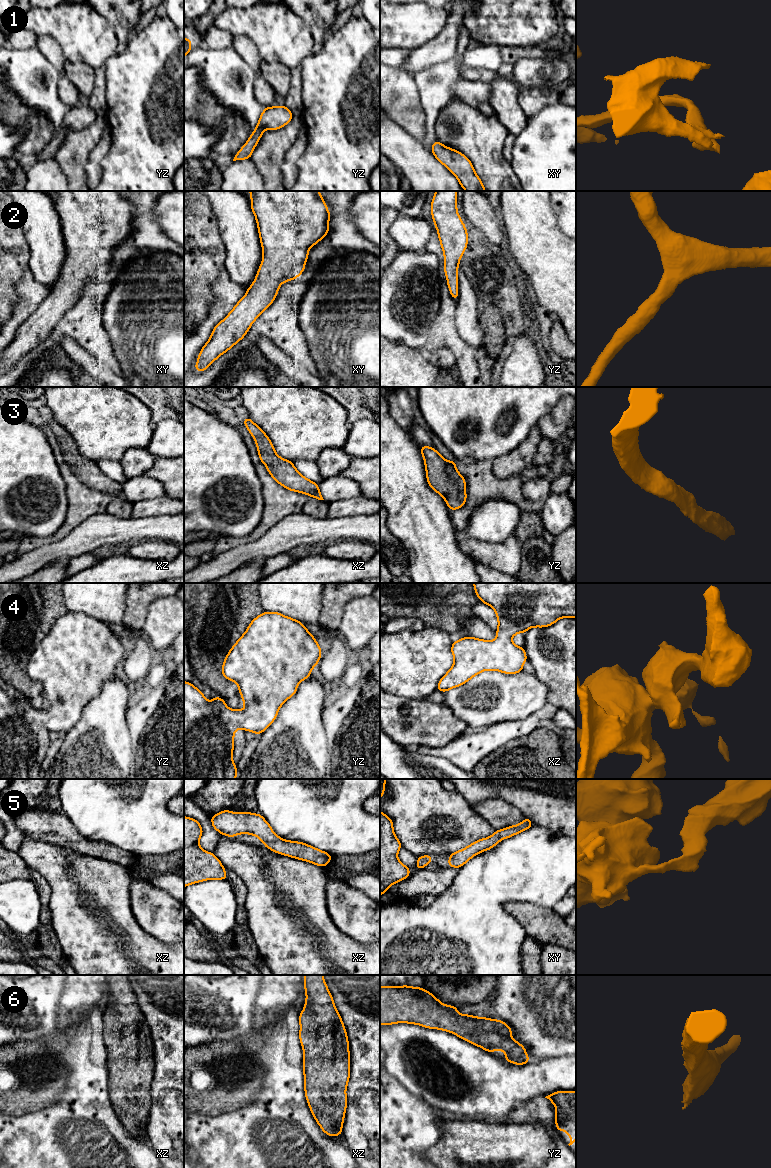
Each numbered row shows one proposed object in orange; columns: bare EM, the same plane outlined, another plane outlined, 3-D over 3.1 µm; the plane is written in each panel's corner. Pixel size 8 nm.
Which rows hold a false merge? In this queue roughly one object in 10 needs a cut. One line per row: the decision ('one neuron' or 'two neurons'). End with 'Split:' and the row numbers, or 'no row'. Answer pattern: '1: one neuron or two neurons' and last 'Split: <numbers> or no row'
1: one neuron
2: one neuron
3: one neuron
4: one neuron
5: one neuron
6: one neuron
Split: no row

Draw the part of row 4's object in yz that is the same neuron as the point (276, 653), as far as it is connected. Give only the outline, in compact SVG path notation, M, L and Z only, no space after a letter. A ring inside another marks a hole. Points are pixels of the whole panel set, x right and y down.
M263 612L261 615L253 619L249 624L246 632L238 639L234 646L230 649L229 653L225 657L224 663L222 665L222 675L227 679L237 683L239 688L239 693L242 696L242 701L245 703L244 709L229 709L225 701L215 696L214 699L209 702L203 693L198 690L190 682L184 681L184 779L236 779L237 768L233 762L233 748L234 748L234 734L238 728L245 731L254 732L260 735L264 730L266 730L276 719L280 707L284 704L286 700L295 695L298 684L310 677L312 668L317 666L321 658L321 648L315 640L314 636L304 627L303 623L297 621L293 618L284 616L278 612Z

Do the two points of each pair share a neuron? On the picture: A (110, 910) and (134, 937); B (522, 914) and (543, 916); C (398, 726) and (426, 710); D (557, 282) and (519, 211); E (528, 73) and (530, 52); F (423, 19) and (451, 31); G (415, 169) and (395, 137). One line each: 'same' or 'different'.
A: same
B: same
C: same
D: same
E: different
F: different
G: same

